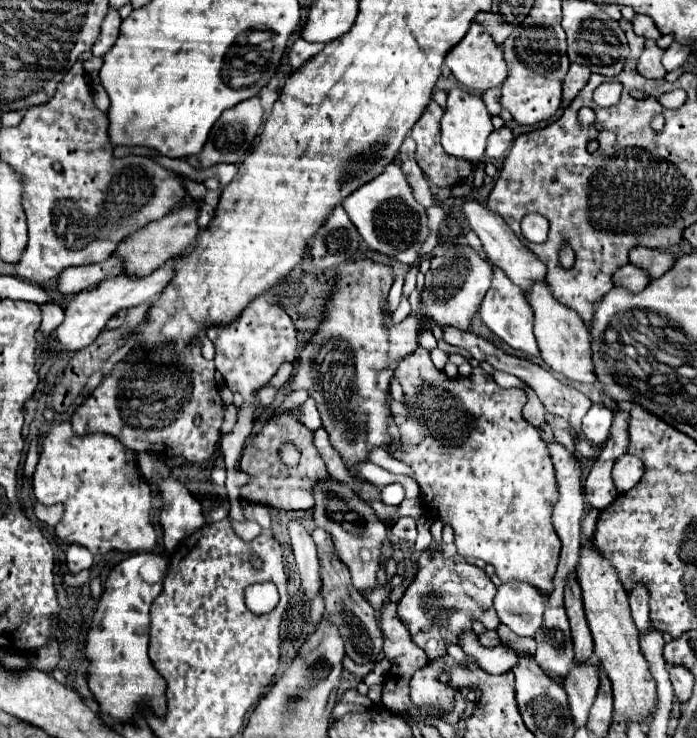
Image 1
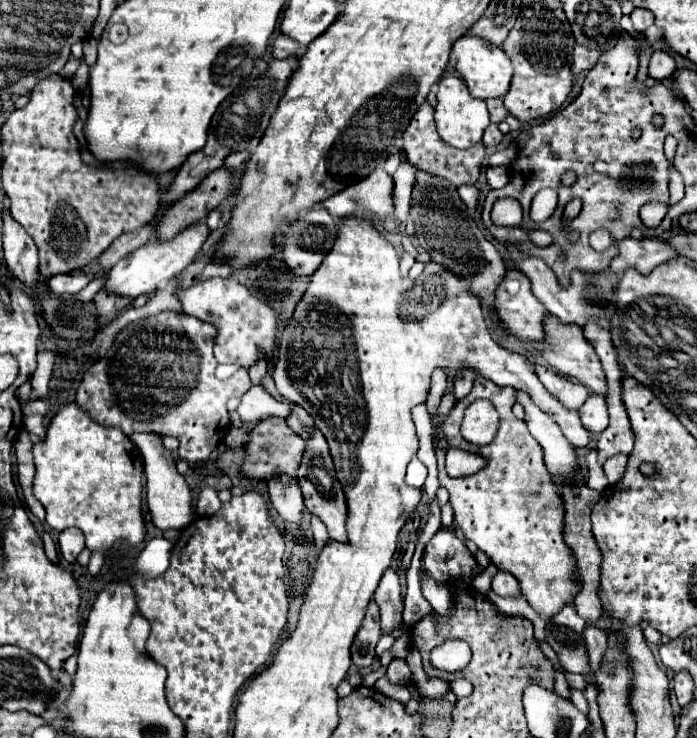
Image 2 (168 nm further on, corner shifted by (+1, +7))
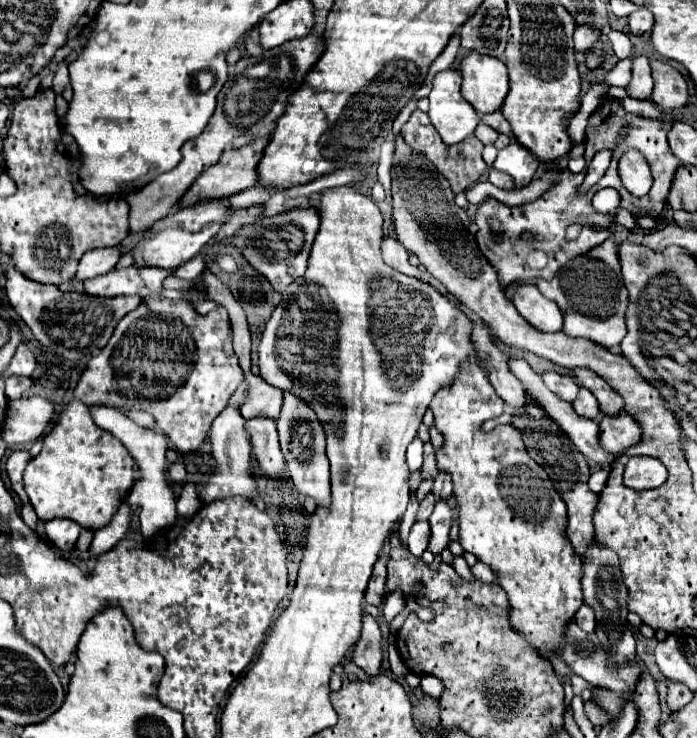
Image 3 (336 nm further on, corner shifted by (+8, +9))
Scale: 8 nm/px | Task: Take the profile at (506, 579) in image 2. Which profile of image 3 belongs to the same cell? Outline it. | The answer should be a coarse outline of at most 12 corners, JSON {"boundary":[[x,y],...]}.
{"boundary":[[477,562],[471,572],[477,580],[495,582],[493,570]]}

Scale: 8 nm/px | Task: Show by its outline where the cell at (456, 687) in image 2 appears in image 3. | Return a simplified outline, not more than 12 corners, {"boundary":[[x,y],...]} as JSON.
{"boundary":[[433,676],[421,678],[421,690],[439,698],[443,684]]}

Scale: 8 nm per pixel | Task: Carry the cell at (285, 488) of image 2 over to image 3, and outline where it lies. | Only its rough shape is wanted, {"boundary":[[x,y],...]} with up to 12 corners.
{"boundary":[[261,414],[247,420],[259,468],[277,478],[283,454],[275,420]]}

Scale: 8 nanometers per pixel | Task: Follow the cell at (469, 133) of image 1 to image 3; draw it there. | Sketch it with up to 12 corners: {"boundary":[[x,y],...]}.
{"boundary":[[459,70],[435,76],[429,118],[445,144],[475,132]]}

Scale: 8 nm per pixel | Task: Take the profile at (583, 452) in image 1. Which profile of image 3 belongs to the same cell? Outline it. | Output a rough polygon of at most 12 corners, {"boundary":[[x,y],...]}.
{"boundary":[[609,472],[591,473],[588,486],[599,494],[608,481]]}

